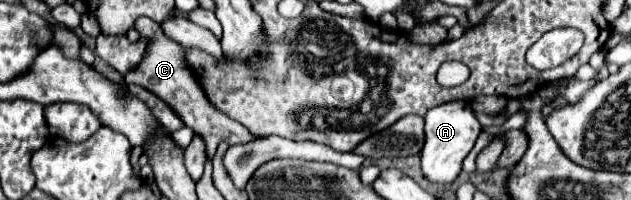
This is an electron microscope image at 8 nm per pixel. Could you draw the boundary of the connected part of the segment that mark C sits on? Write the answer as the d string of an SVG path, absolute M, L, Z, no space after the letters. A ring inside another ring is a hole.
M140 17L135 24L135 30L142 36L151 38L151 50L149 56L133 70L125 76L127 84L137 84L137 86L145 86L145 90L153 92L157 98L161 98L165 104L171 106L171 110L185 122L185 126L189 126L197 136L201 136L205 140L205 148L207 148L207 160L213 160L213 154L217 152L217 144L227 142L227 144L241 144L241 142L249 142L255 136L251 136L247 132L245 126L241 126L235 120L229 120L225 114L217 112L209 100L205 98L199 82L195 80L193 72L189 66L185 66L185 54L183 48L169 40L161 26L155 20L149 20L148 17Z

